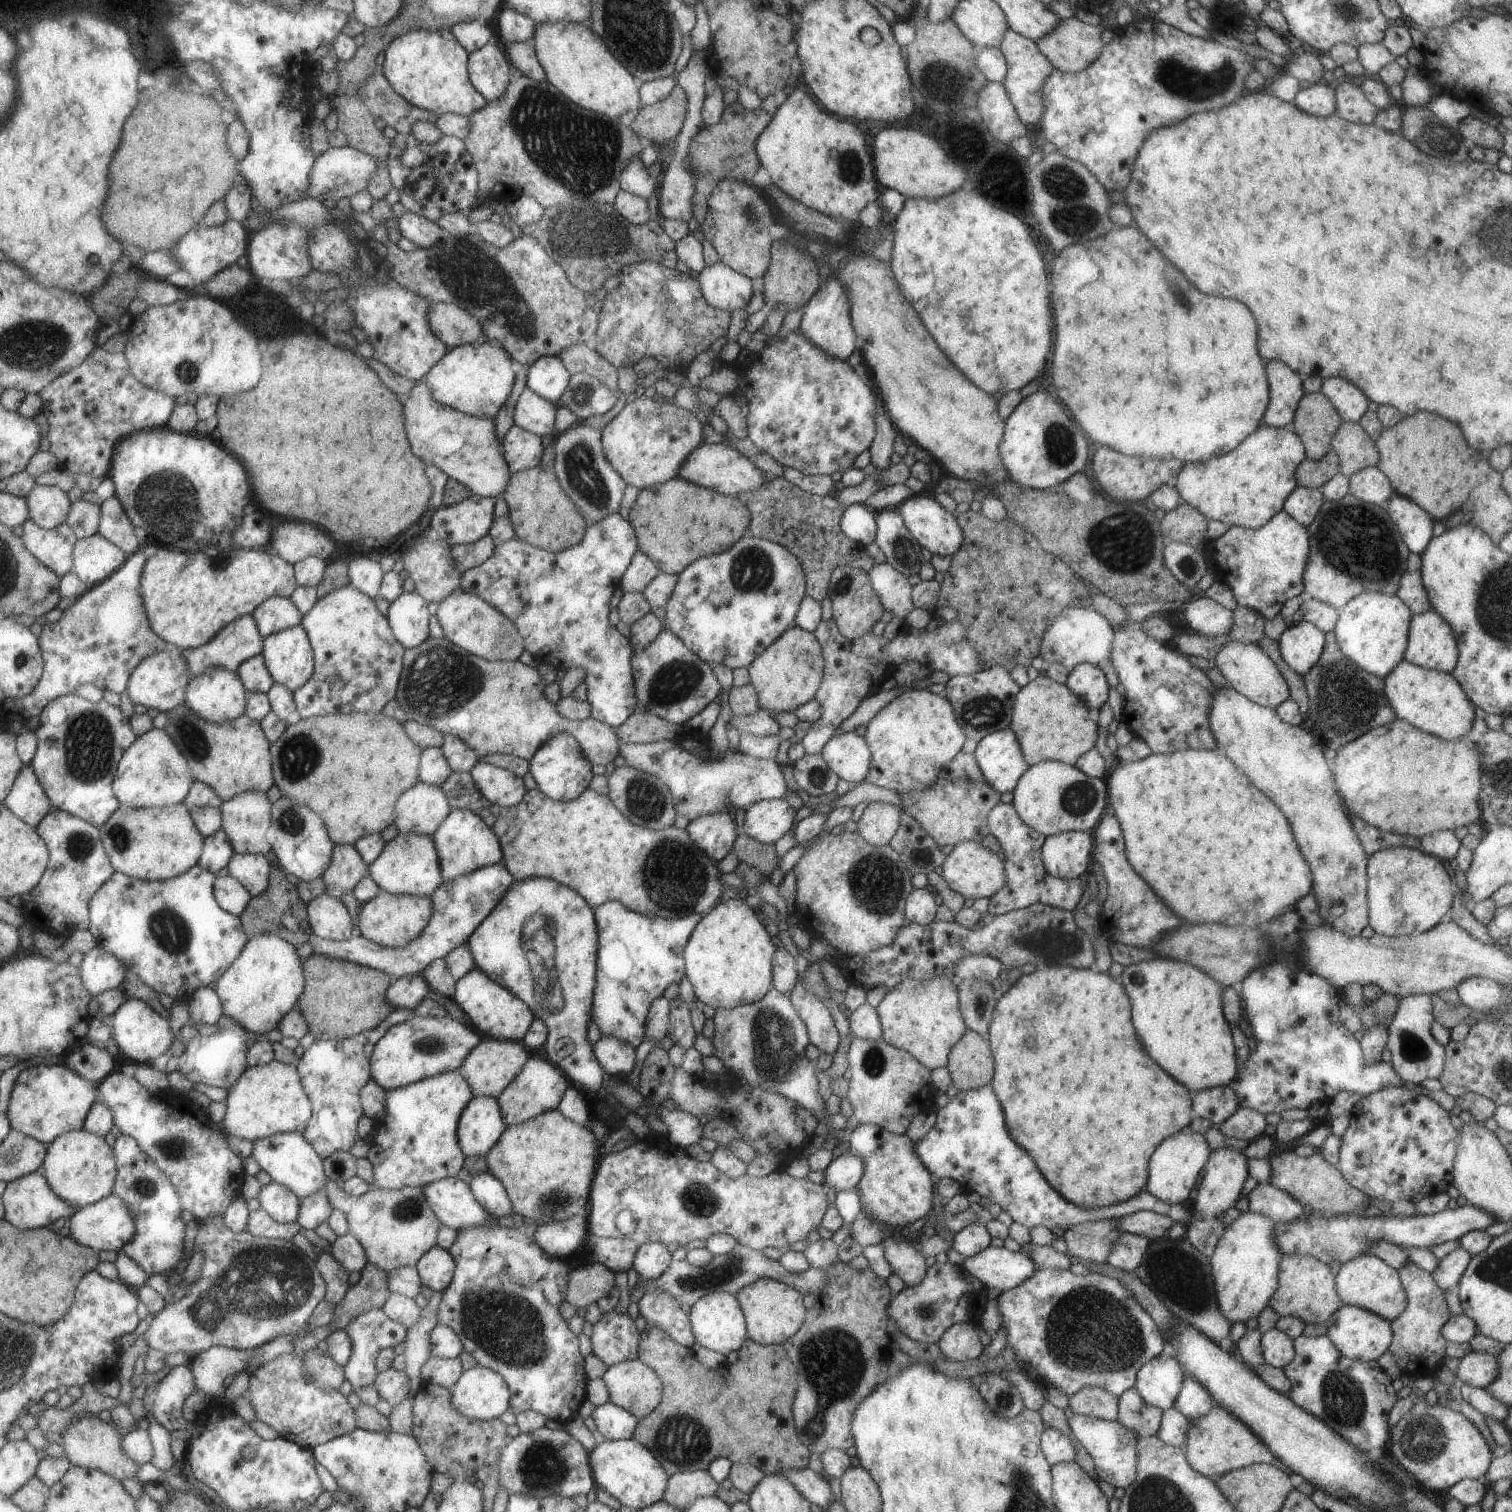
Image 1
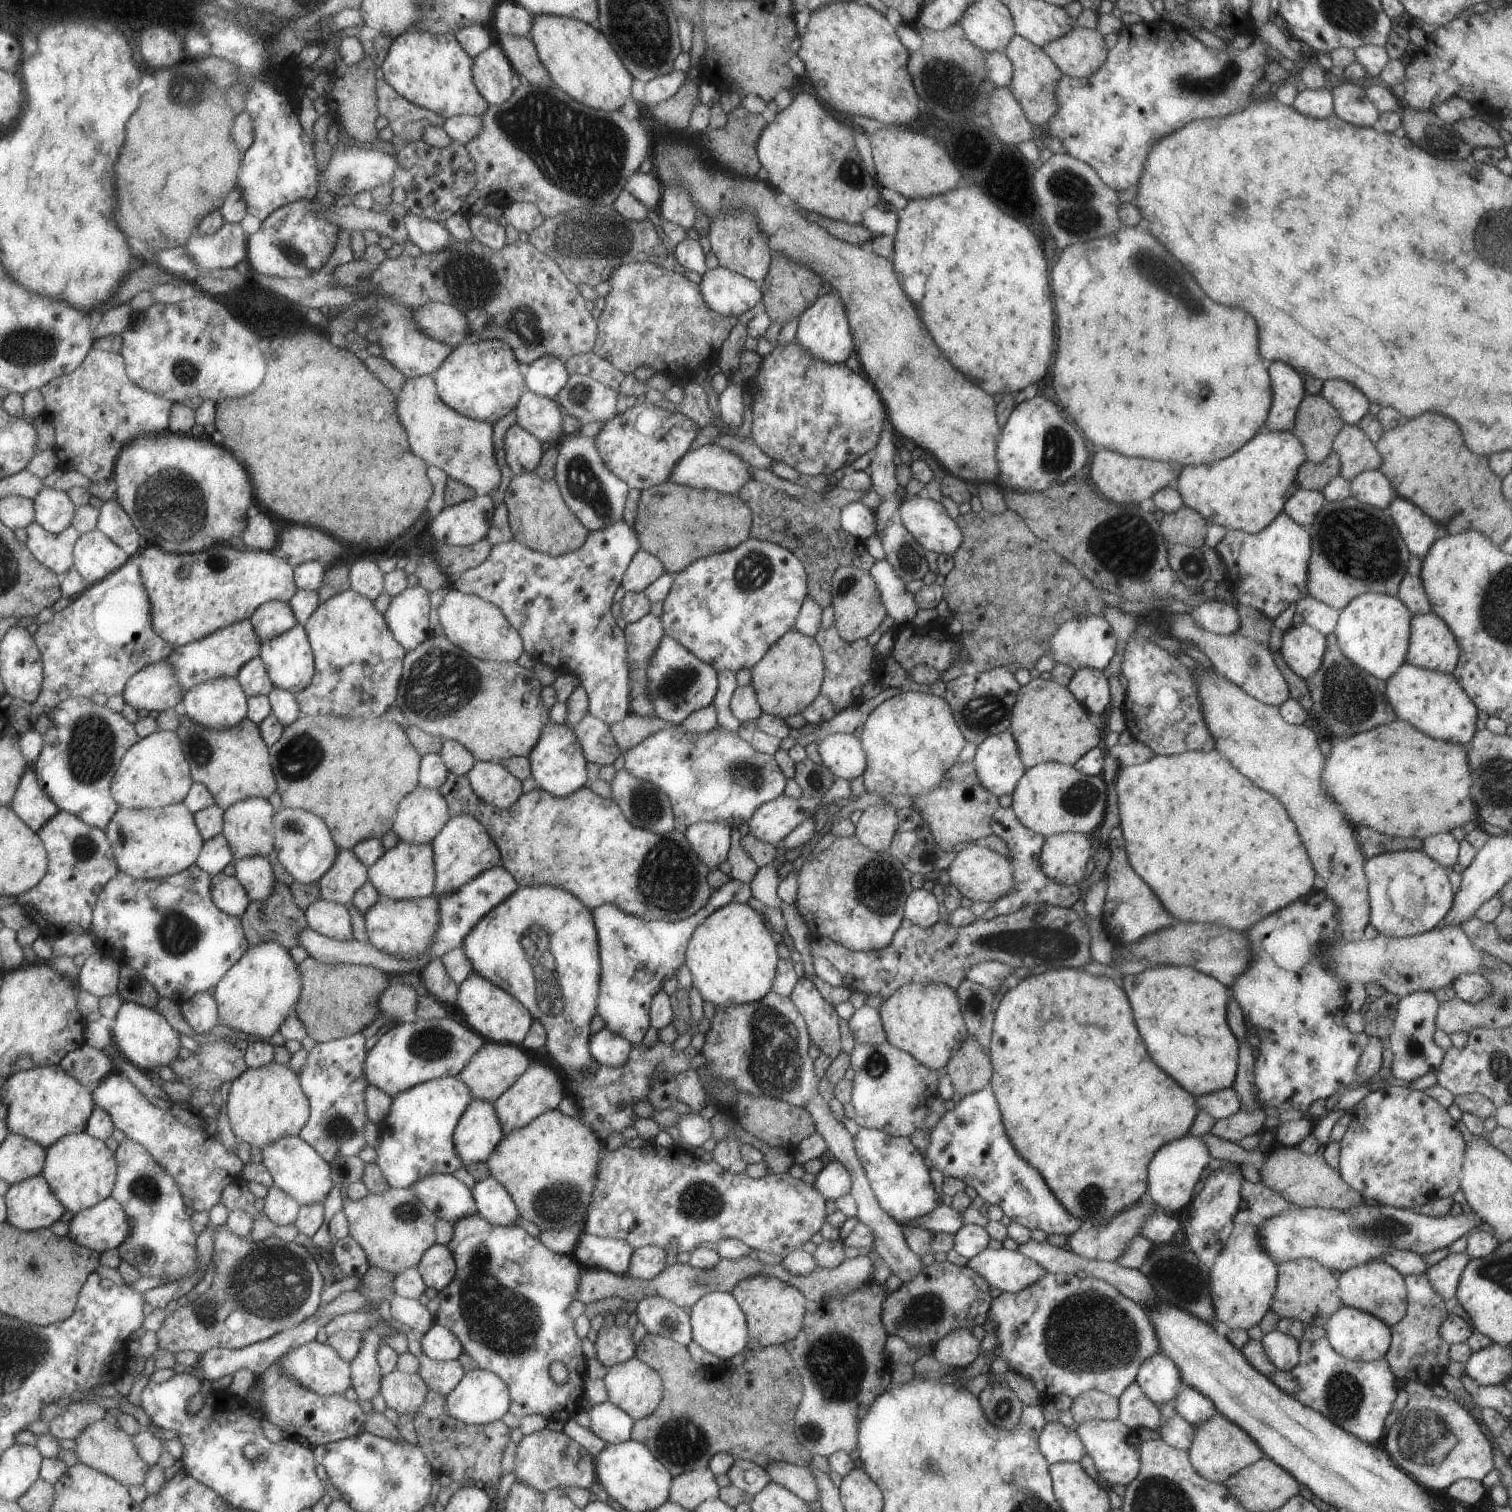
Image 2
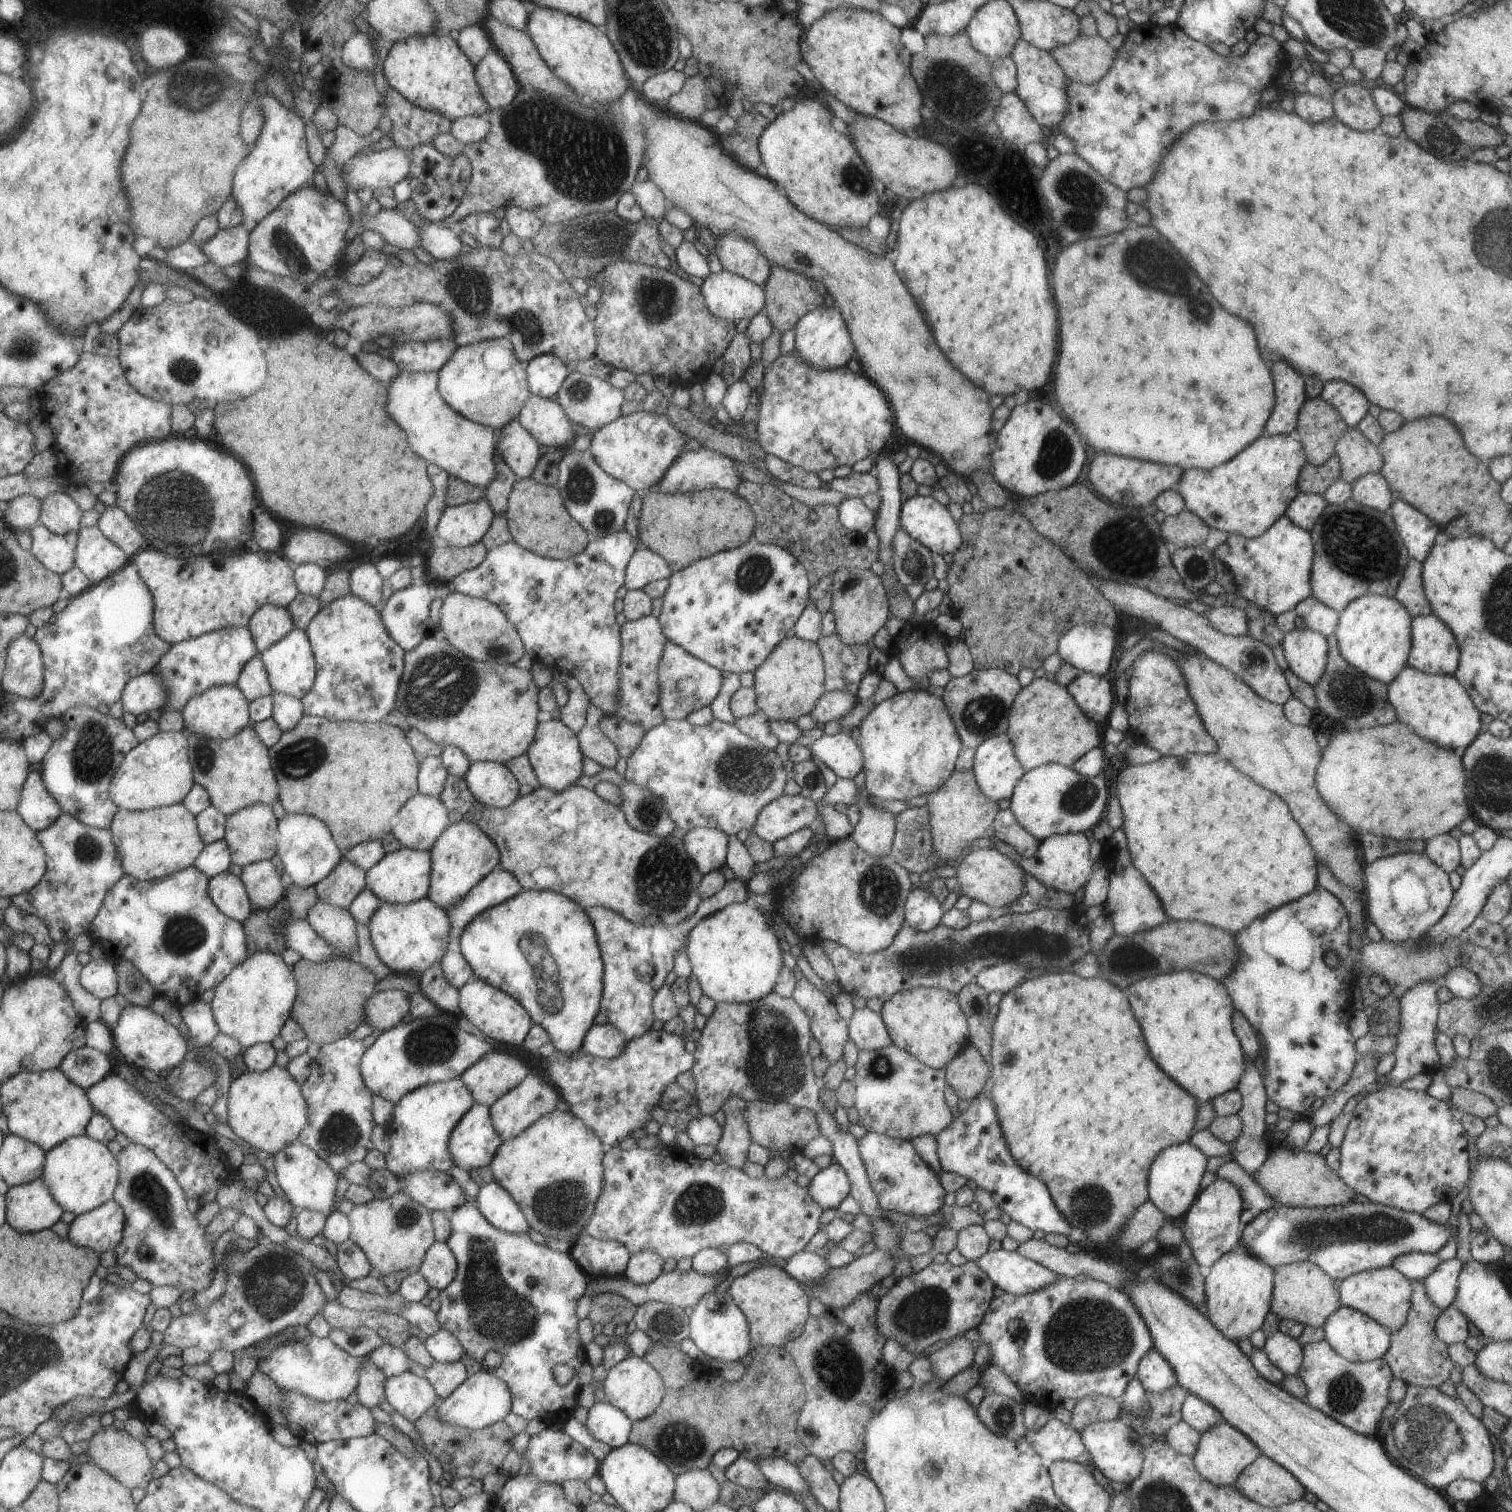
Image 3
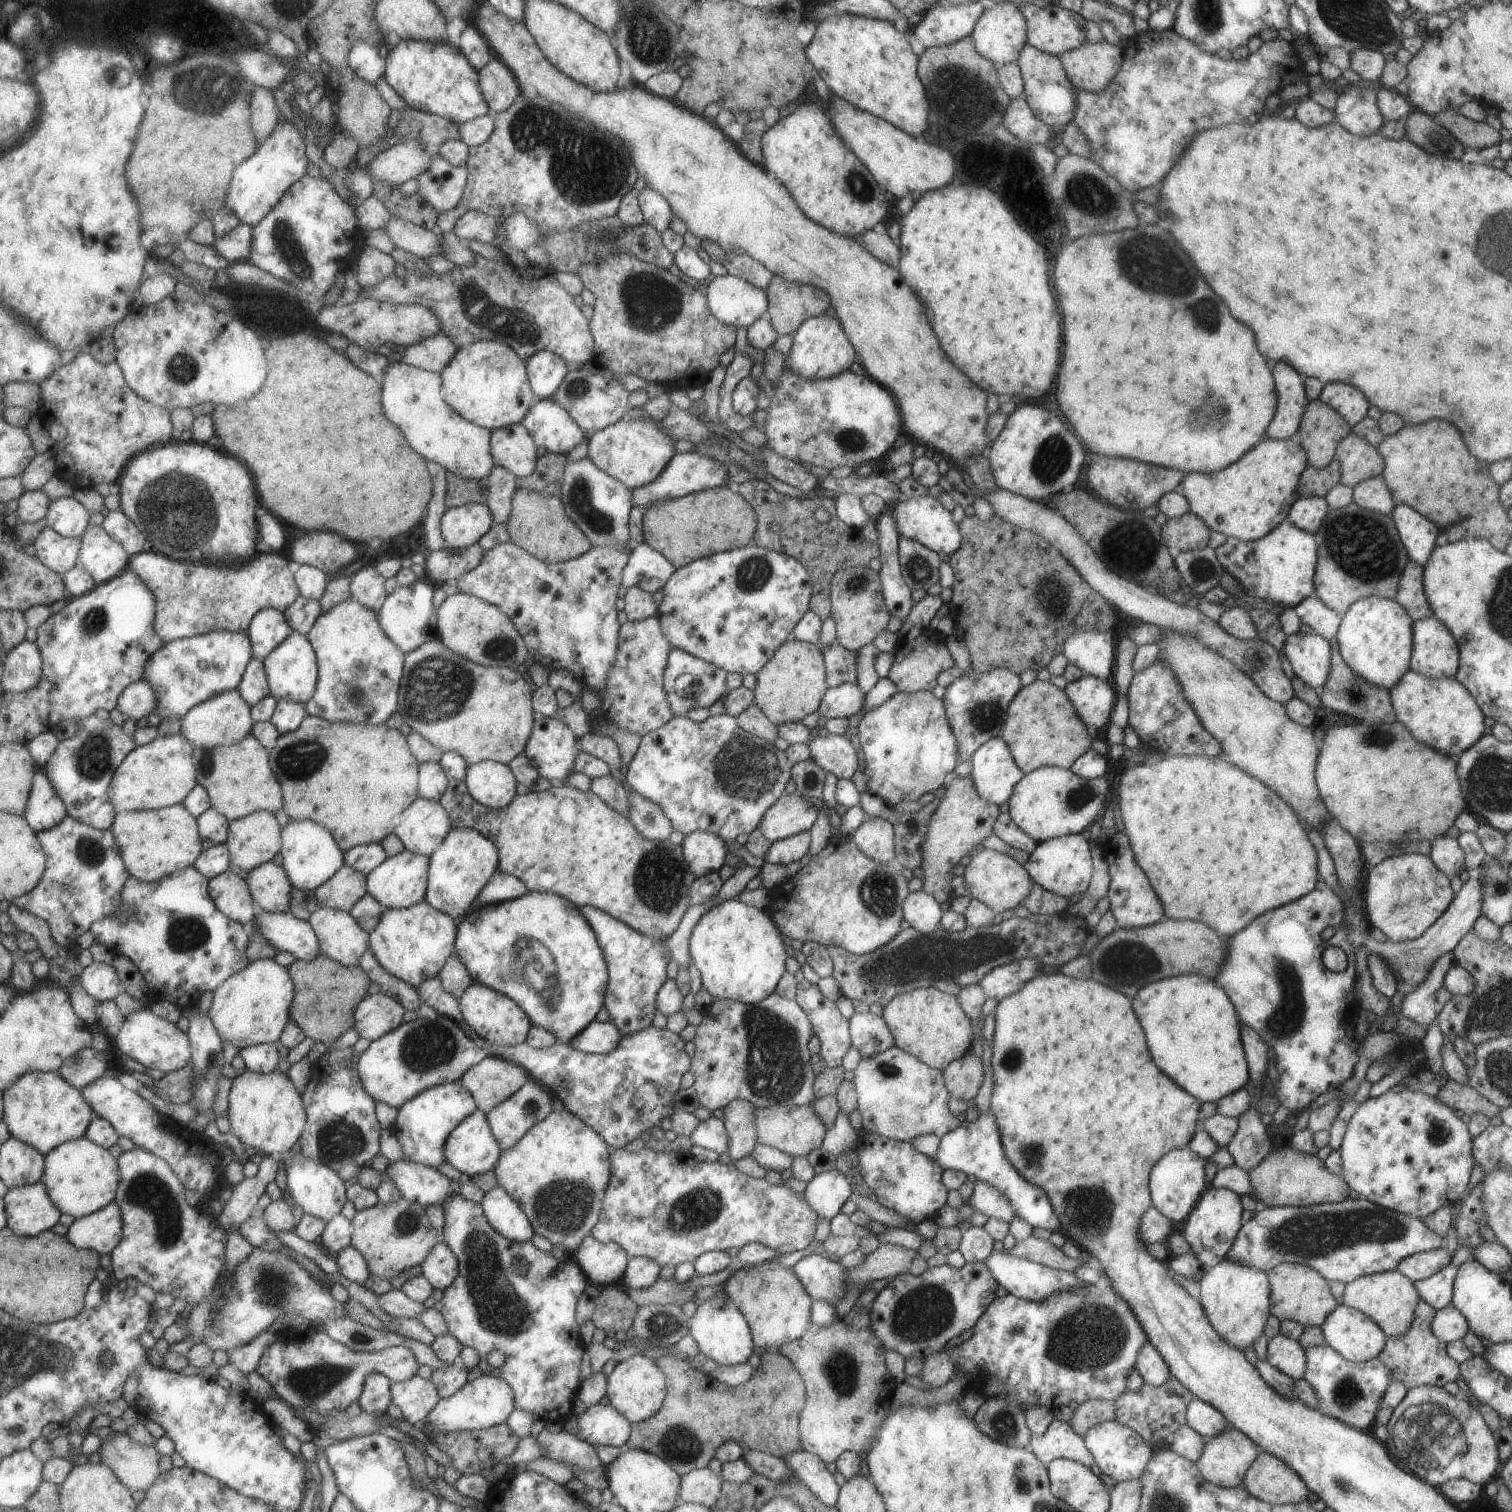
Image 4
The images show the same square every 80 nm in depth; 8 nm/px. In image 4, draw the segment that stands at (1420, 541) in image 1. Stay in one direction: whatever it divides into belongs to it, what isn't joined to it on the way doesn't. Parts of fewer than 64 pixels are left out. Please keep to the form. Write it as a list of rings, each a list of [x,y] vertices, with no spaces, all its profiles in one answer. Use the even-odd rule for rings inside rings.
[[[1403,503],[1395,505],[1390,517],[1408,560],[1424,567],[1435,546],[1435,538],[1439,534],[1438,525]]]

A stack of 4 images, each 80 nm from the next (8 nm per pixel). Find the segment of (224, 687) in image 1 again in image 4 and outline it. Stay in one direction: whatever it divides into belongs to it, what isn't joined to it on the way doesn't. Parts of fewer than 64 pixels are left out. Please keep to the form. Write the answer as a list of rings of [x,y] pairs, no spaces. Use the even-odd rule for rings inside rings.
[[[237,689],[217,693],[210,699],[192,706],[179,721],[179,733],[185,737],[185,740],[189,741],[193,748],[207,750],[239,742],[250,734],[254,723],[250,717],[250,706],[247,706],[247,703],[239,696]]]

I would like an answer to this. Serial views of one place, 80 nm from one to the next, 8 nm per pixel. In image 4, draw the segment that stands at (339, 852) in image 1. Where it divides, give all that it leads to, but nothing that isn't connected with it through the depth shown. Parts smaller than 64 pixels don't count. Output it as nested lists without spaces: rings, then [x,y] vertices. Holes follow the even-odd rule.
[[[343,865],[329,880],[314,888],[318,907],[329,907],[346,913],[366,893],[365,875]]]

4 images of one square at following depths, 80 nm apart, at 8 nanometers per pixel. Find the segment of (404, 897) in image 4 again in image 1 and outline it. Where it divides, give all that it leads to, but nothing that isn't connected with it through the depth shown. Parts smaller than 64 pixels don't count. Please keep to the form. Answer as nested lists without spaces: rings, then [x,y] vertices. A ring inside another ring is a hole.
[[[416,833],[397,834],[384,844],[381,854],[368,864],[368,875],[379,889],[392,895],[429,897],[442,882],[432,837]]]

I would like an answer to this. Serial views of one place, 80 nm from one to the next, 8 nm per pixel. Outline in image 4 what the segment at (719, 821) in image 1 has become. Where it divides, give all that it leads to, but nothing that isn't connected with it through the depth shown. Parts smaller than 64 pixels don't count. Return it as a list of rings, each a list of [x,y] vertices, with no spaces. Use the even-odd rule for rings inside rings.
[[[693,831],[685,835],[681,848],[685,864],[694,877],[717,872],[727,854],[726,842],[705,831]]]

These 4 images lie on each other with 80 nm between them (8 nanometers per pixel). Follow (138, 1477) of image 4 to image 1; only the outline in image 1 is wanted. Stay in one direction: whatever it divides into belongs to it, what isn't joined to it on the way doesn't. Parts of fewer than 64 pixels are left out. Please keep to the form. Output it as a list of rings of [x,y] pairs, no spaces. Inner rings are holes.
[[[86,1415],[80,1421],[74,1422],[63,1434],[63,1444],[67,1458],[73,1465],[99,1469],[110,1474],[118,1481],[125,1478],[135,1478],[135,1472],[140,1467],[133,1459],[124,1453],[121,1446],[122,1436],[117,1433],[117,1428],[103,1422],[99,1416]]]

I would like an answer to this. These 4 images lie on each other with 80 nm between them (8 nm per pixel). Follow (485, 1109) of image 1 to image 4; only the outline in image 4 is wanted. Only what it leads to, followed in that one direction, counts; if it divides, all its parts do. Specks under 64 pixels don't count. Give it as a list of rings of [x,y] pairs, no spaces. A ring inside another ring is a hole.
[[[475,1109],[446,1138],[444,1161],[471,1178],[494,1168],[501,1150],[486,1121],[486,1113]]]

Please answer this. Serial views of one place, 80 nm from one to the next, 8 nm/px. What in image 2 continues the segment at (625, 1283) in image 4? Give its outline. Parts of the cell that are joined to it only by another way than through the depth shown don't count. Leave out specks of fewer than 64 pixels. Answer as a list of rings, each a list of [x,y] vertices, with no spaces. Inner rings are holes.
[[[653,1245],[633,1249],[626,1274],[634,1279],[655,1278],[665,1268],[665,1253]]]

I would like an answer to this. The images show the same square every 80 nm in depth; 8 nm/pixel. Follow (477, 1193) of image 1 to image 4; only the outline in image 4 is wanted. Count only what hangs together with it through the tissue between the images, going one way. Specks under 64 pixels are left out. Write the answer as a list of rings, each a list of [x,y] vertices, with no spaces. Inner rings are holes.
[[[499,1185],[484,1192],[482,1214],[487,1222],[507,1240],[524,1243],[534,1234],[533,1227],[521,1207]]]

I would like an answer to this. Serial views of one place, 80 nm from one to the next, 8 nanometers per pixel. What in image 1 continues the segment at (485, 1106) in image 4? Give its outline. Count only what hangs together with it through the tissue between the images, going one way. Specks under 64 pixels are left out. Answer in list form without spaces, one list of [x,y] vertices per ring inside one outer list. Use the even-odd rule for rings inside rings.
[[[483,1038],[463,1059],[458,1068],[461,1078],[469,1085],[474,1097],[484,1096],[496,1099],[501,1091],[517,1076],[525,1061],[530,1057],[530,1051],[522,1042]]]

